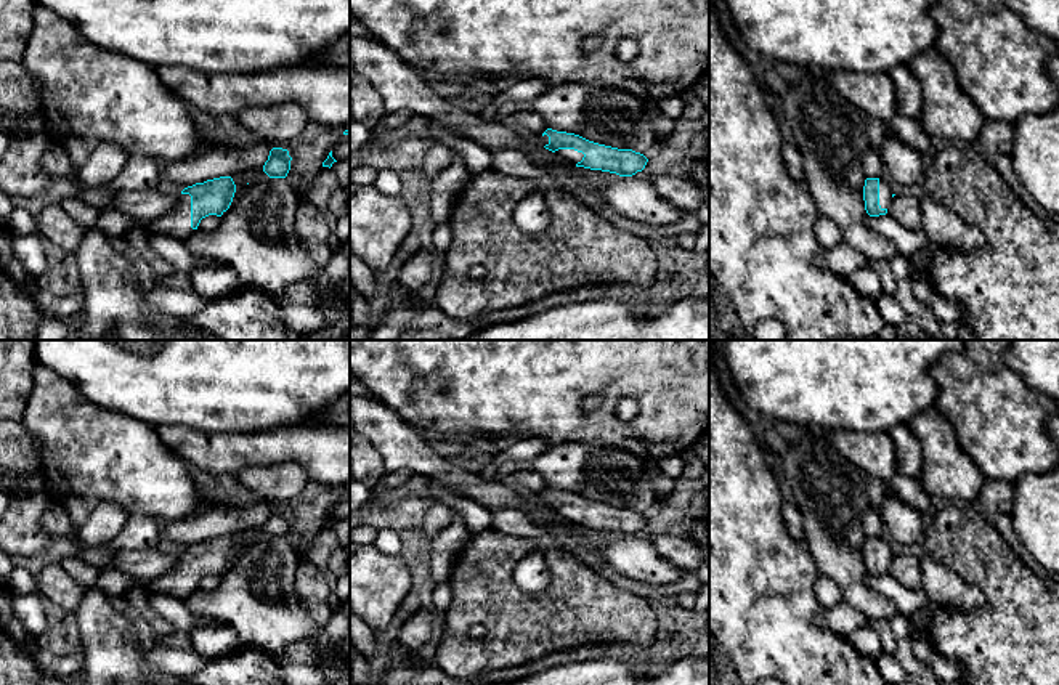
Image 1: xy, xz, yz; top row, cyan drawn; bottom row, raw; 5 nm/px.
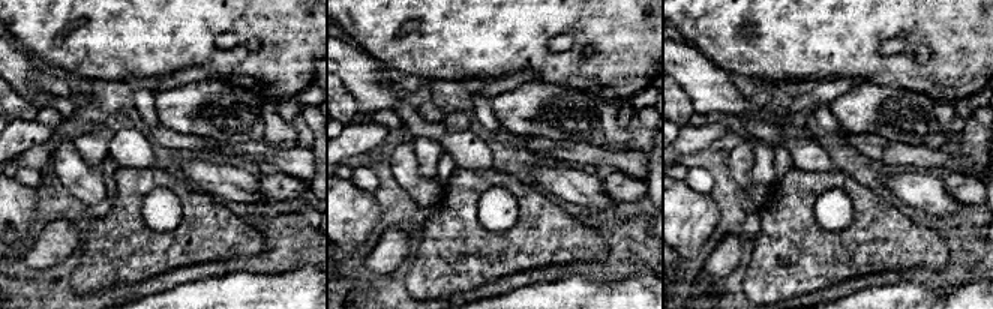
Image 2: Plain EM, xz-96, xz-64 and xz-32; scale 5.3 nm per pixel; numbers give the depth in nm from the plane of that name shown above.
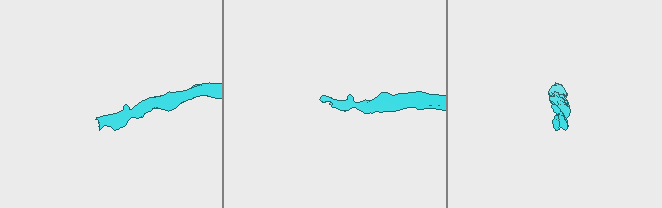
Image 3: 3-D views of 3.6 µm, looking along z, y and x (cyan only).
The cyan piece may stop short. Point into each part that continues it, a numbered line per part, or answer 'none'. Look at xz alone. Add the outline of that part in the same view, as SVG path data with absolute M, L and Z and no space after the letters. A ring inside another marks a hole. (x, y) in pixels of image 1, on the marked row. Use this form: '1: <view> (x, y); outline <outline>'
1: xz (572, 156); outline M558 149L558 151L555 151L555 154L557 154L558 157L562 157L562 159L571 162L571 164L574 164L574 165L576 165L578 162L581 162L582 157L584 157L582 152L578 152L578 151L574 151L574 149Z

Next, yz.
1: yz (884, 191); outline M879 178L879 205L881 205L881 209L889 209L891 201L892 201L891 188L887 186L887 183L882 178Z

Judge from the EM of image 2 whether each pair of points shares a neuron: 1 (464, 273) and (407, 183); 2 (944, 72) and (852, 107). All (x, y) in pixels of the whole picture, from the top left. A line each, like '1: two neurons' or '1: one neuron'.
1: two neurons
2: two neurons

